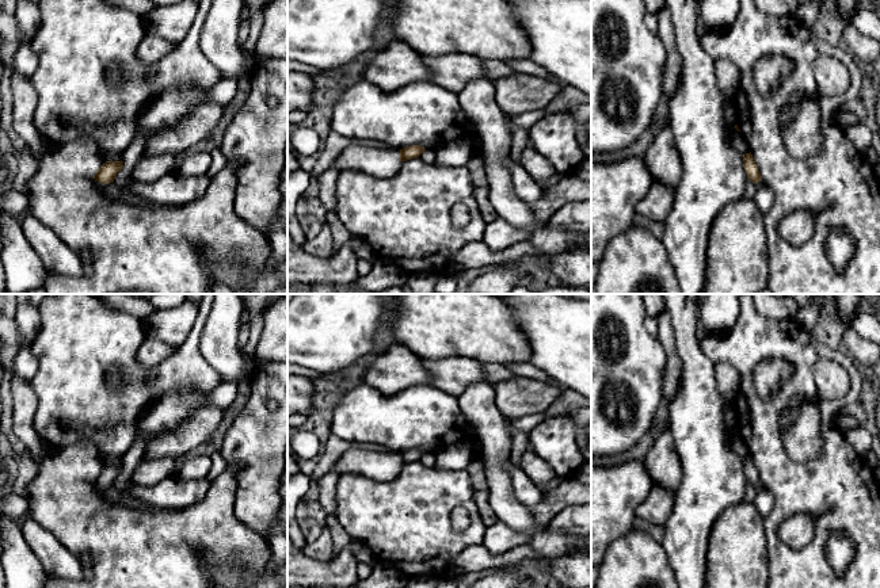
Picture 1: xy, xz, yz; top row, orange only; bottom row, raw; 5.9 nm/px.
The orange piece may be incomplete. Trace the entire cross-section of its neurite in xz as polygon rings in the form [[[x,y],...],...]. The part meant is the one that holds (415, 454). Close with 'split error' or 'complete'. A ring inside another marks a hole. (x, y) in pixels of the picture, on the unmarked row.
[[[419,448],[405,450],[400,453],[400,457],[399,457],[400,465],[418,462],[424,454],[426,453]]] | complete

